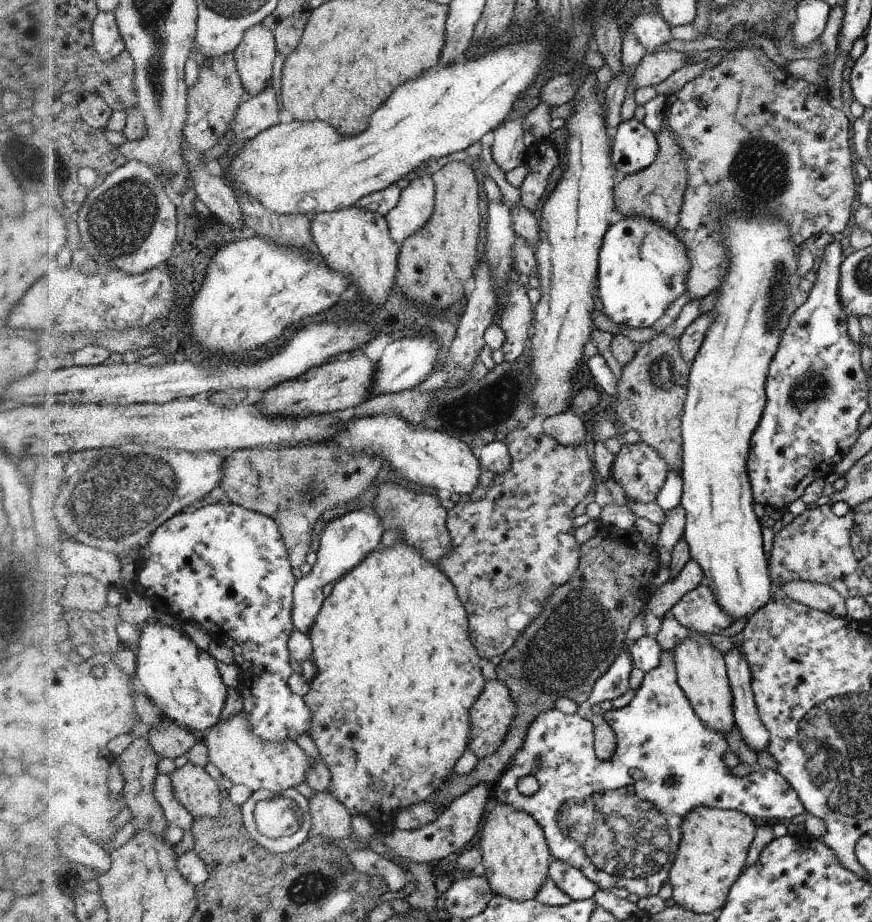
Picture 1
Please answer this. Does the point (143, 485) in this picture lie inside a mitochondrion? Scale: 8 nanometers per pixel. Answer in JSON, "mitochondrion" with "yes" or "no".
{"mitochondrion":"yes"}

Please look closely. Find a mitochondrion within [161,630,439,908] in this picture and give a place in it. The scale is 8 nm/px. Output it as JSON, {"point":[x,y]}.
{"point":[278,817]}

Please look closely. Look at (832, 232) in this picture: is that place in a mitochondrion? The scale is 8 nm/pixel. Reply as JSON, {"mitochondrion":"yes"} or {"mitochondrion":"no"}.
{"mitochondrion":"no"}

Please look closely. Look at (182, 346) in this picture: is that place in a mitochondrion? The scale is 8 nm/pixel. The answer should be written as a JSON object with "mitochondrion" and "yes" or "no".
{"mitochondrion":"no"}

